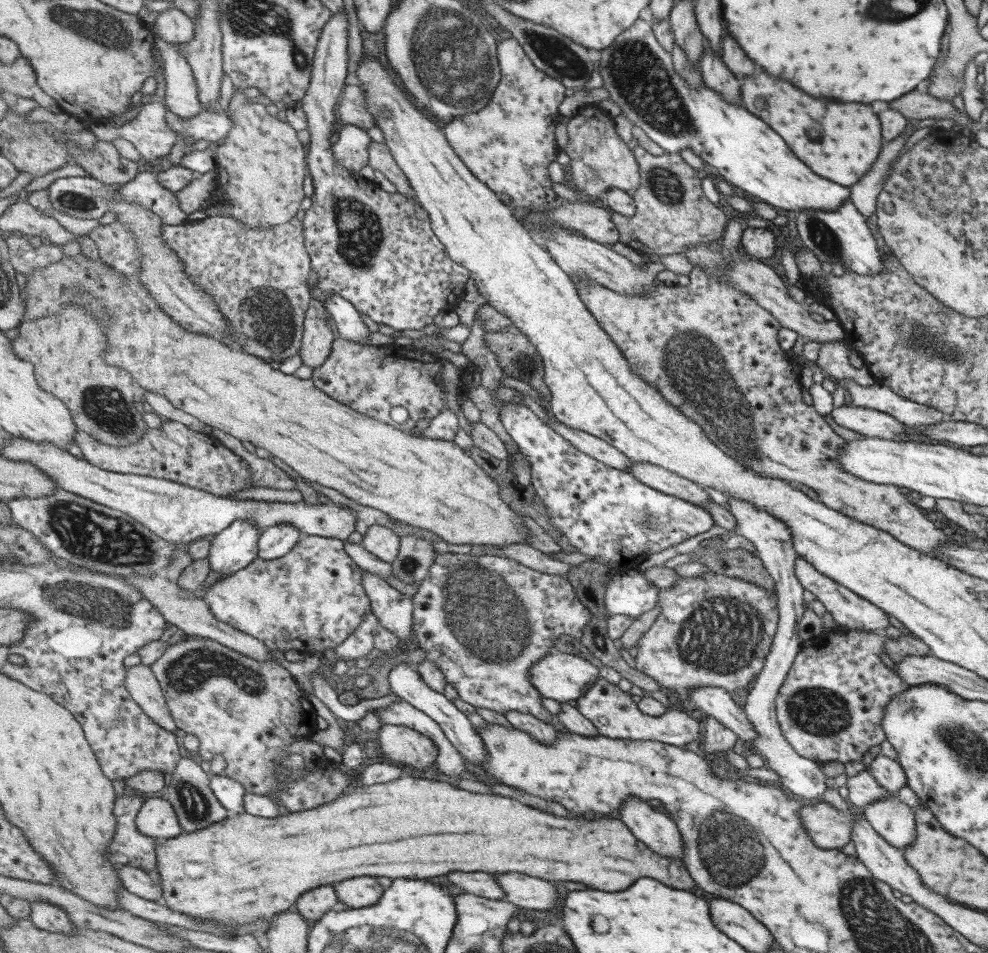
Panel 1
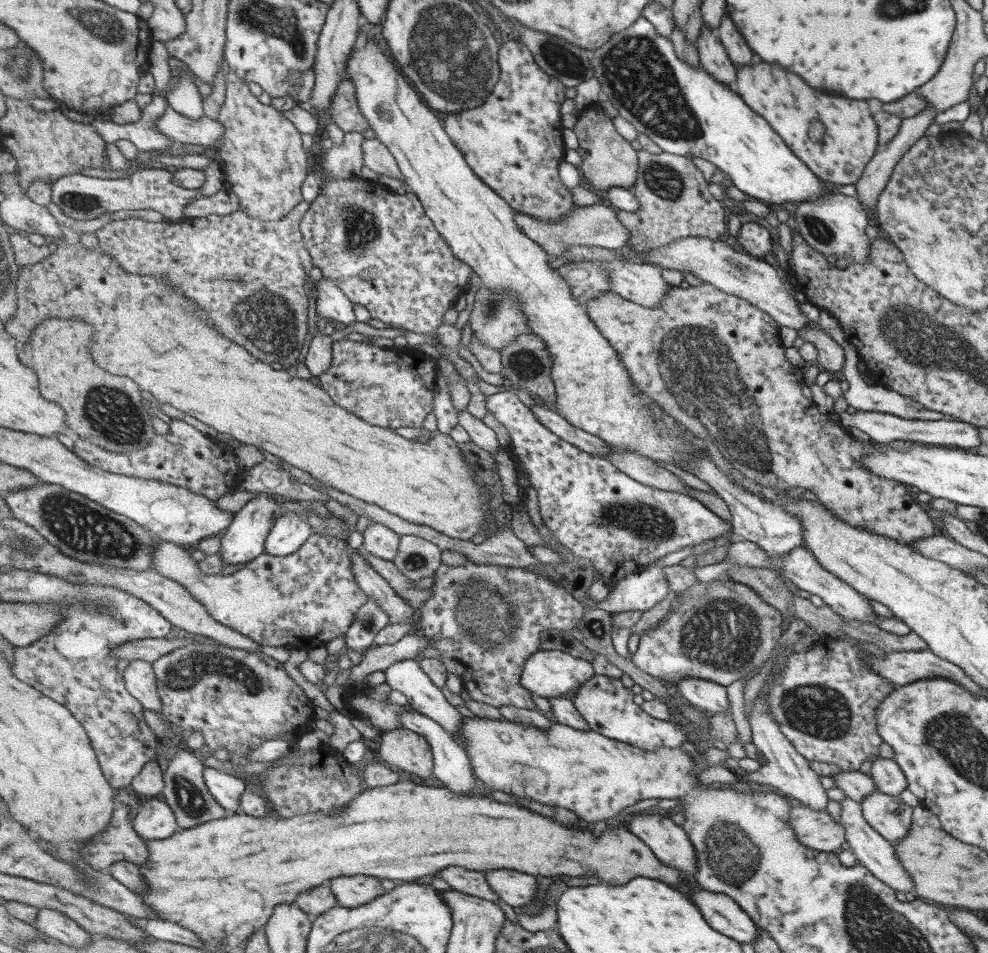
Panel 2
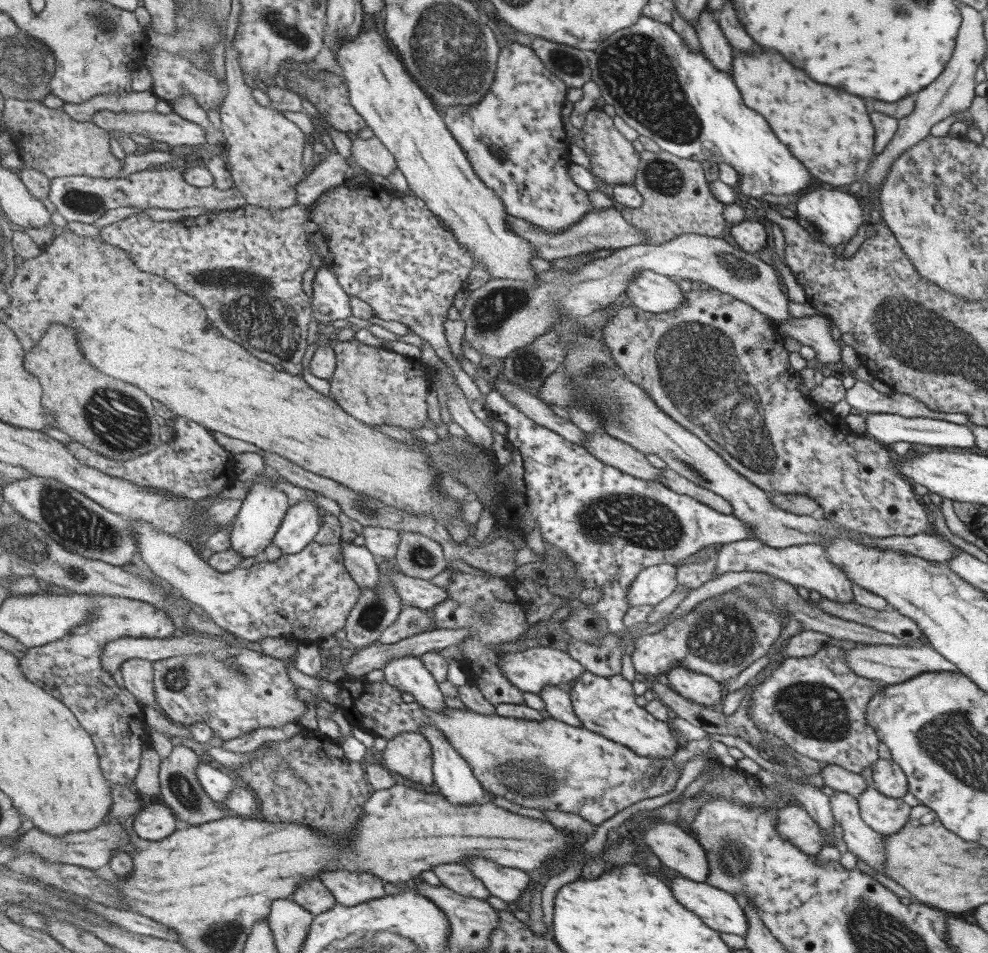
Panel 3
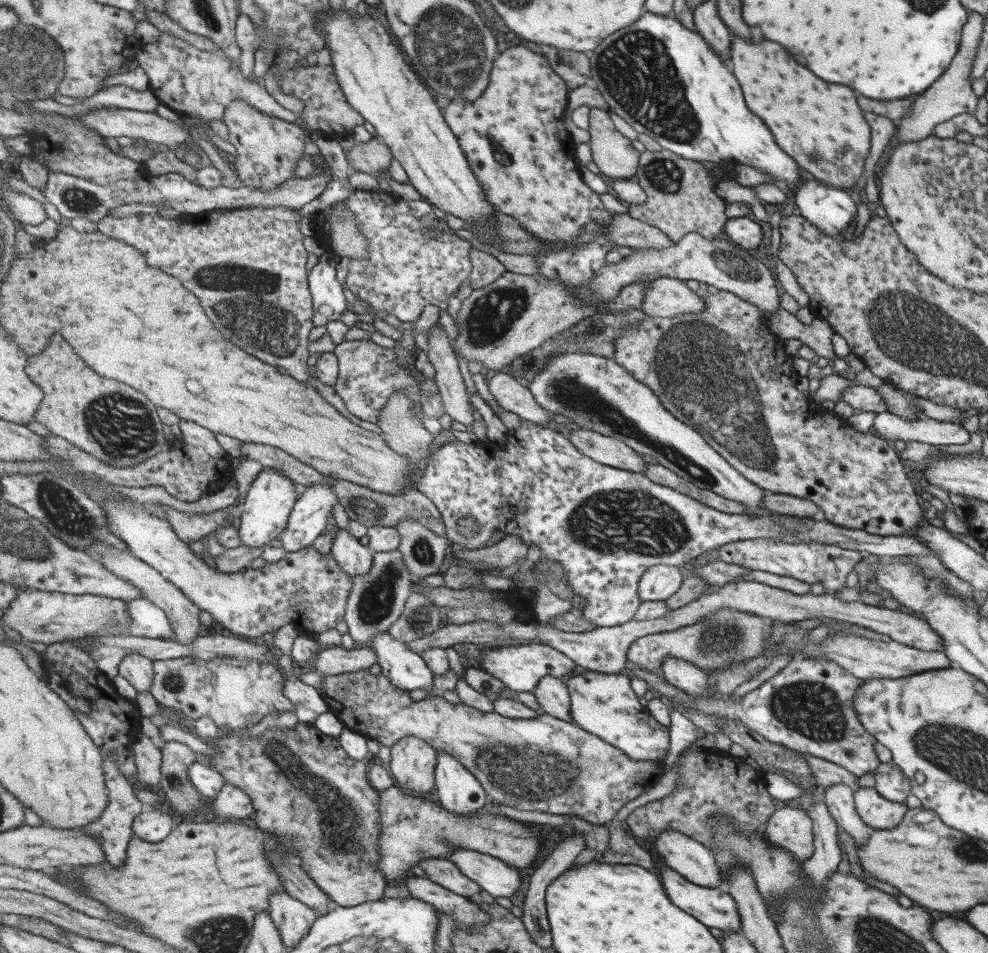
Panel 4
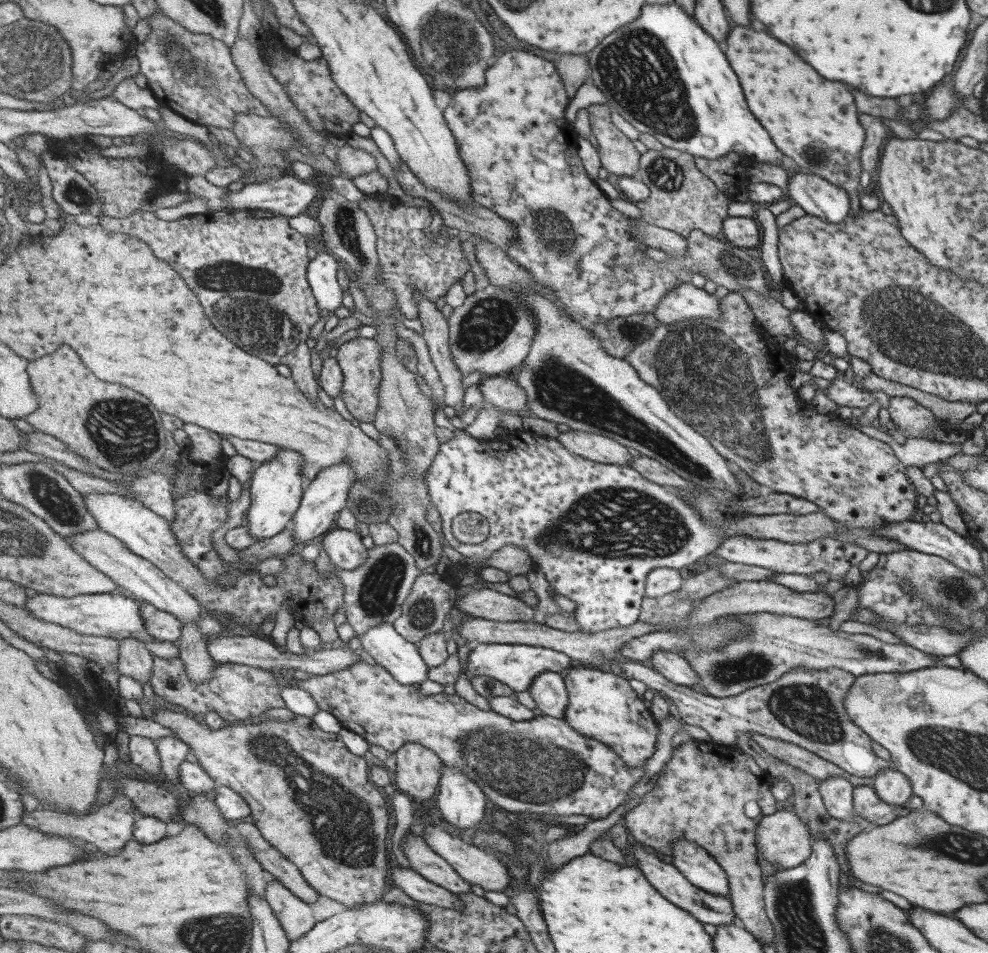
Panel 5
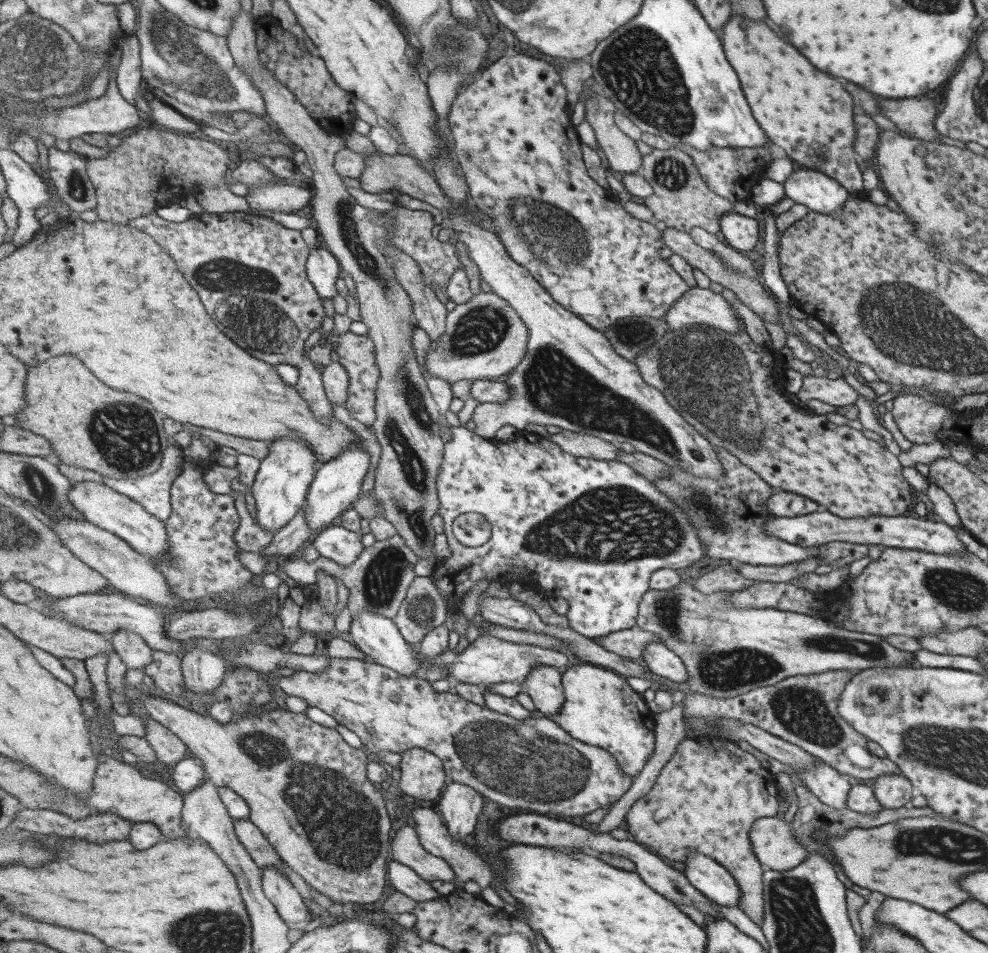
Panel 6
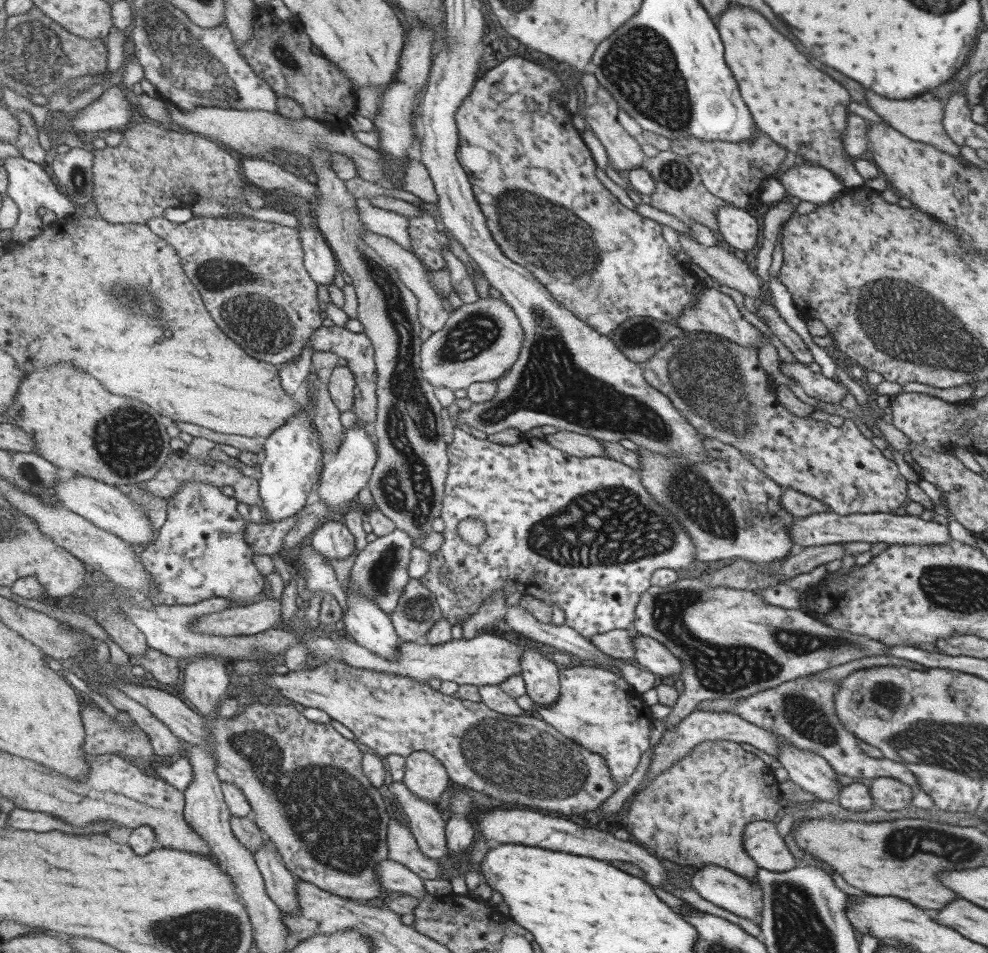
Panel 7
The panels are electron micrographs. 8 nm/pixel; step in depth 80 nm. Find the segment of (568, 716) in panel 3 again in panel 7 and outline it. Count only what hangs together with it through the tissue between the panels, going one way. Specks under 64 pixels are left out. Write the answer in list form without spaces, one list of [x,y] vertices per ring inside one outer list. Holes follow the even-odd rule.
[[[529,648],[522,660],[522,675],[528,695],[537,705],[547,708],[560,695],[560,669],[555,661],[543,656],[537,648]]]

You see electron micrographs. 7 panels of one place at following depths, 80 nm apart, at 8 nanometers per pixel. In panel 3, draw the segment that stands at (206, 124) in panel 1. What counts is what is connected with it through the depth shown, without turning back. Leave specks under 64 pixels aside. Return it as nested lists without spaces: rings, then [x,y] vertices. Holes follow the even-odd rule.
[[[101,110],[95,115],[91,116],[90,120],[105,129],[116,130],[116,132],[124,132],[124,134],[132,134],[136,132],[137,134],[142,134],[143,136],[148,136],[157,142],[165,142],[170,146],[194,146],[202,145],[207,142],[207,129],[205,129],[201,124],[187,120],[182,116],[179,116],[175,111],[171,114],[160,114],[154,110],[151,112],[112,112],[111,110]]]

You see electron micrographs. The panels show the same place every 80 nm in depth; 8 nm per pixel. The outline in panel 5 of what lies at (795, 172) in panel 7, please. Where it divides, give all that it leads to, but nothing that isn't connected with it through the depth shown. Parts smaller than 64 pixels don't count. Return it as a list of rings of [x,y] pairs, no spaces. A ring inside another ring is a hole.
[[[808,172],[790,178],[787,194],[807,215],[828,223],[841,222],[854,201],[846,190]]]

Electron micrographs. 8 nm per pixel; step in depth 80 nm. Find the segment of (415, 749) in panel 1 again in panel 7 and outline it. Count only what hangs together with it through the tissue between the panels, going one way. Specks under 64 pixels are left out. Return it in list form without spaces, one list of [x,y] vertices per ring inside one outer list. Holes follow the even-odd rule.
[[[417,751],[406,757],[403,781],[413,794],[429,801],[447,790],[450,777],[447,771],[436,755]]]

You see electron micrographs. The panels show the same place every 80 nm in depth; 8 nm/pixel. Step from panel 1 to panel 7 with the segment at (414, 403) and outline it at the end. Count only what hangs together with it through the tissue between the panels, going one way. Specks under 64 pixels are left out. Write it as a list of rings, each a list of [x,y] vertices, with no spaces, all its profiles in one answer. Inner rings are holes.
[[[339,325],[322,326],[308,340],[317,352],[320,347],[333,350],[341,359],[347,360],[347,366],[356,374],[356,408],[353,412],[359,420],[373,424],[378,417],[378,366],[376,365],[376,350],[371,339],[363,333],[351,332]]]

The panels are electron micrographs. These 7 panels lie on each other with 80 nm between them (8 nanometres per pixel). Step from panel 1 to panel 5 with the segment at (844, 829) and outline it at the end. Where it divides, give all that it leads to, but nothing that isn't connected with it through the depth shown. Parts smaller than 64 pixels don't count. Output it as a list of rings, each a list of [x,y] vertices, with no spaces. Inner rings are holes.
[[[791,808],[761,817],[754,833],[758,858],[768,866],[793,868],[810,855],[808,828]]]

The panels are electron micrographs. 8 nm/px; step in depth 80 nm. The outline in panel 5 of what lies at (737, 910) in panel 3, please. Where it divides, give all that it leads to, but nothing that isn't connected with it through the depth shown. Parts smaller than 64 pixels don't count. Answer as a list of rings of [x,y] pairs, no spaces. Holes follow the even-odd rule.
[[[641,844],[633,845],[628,852],[634,854],[634,857],[638,860],[637,866],[641,866],[641,870],[645,870],[645,876],[649,878],[649,882],[653,882],[653,886],[657,886],[657,890],[661,890],[661,894],[665,894],[665,898],[669,898],[669,902],[673,902],[675,906],[681,906],[683,910],[688,910],[693,918],[698,918],[705,924],[712,924],[716,927],[717,925],[733,923],[735,914],[727,896],[709,894],[689,884],[688,880],[672,864],[664,863],[649,852],[645,852]]]

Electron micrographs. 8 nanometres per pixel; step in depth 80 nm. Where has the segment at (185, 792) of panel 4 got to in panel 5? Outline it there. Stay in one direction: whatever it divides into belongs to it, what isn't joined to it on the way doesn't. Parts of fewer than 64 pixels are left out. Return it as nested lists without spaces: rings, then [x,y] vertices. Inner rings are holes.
[[[166,736],[156,741],[158,751],[162,760],[162,770],[165,773],[167,782],[172,786],[179,784],[183,787],[180,779],[180,766],[187,760],[187,756],[191,754],[191,747],[179,737]]]

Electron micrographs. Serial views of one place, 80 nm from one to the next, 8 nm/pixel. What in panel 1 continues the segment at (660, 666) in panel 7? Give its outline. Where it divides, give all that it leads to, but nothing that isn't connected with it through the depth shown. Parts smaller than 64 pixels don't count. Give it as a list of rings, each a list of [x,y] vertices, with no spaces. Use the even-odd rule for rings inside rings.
[[[701,687],[693,689],[688,694],[686,702],[688,708],[703,714],[705,718],[713,717],[723,726],[732,730],[737,739],[744,742],[752,742],[757,733],[753,725],[746,719],[744,711],[739,709],[731,700],[730,694],[721,687]]]

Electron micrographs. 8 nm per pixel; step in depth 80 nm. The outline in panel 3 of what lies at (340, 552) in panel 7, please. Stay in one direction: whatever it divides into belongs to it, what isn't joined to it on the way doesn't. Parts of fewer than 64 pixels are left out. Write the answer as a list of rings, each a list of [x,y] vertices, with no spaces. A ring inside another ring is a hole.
[[[342,542],[349,574],[362,588],[379,590],[381,580],[380,563],[365,546],[355,546],[353,542]]]

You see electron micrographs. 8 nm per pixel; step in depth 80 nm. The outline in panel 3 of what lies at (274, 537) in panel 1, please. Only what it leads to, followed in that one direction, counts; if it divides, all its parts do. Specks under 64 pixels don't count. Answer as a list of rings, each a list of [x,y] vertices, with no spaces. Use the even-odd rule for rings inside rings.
[[[311,499],[294,503],[272,545],[283,555],[302,552],[321,530],[322,510],[319,503]]]

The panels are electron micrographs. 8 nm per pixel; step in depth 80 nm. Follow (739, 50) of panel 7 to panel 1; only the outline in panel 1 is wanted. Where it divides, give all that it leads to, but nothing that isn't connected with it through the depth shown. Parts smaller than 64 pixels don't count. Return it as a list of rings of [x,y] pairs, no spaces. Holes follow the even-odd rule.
[[[765,72],[739,81],[741,106],[767,122],[767,126],[785,140],[789,150],[814,174],[850,187],[871,170],[881,150],[882,138],[880,122],[867,104],[809,98],[809,94],[789,86],[789,82],[769,78]]]

